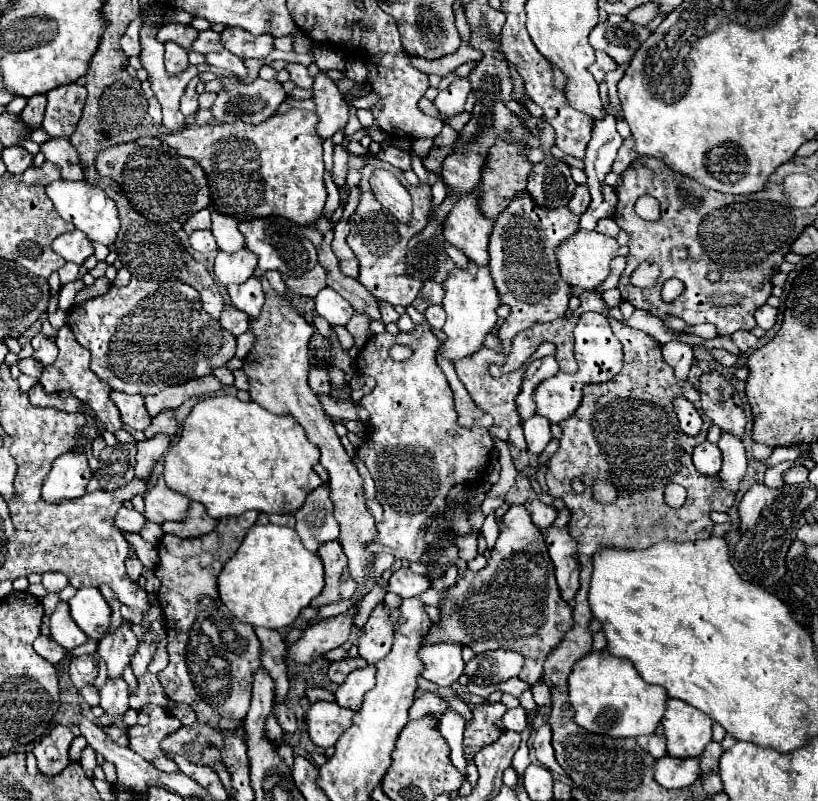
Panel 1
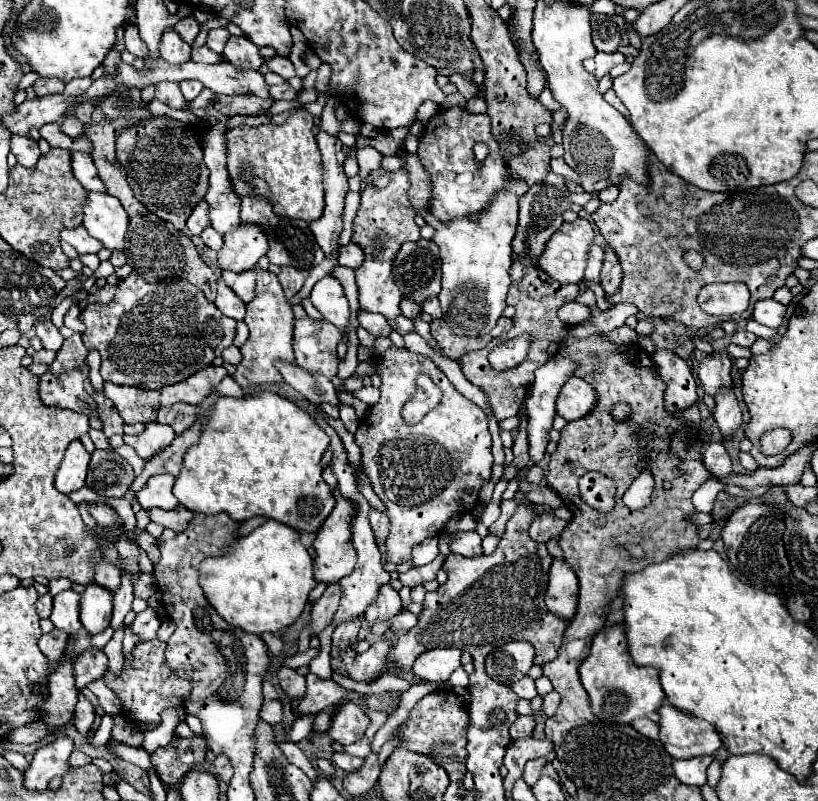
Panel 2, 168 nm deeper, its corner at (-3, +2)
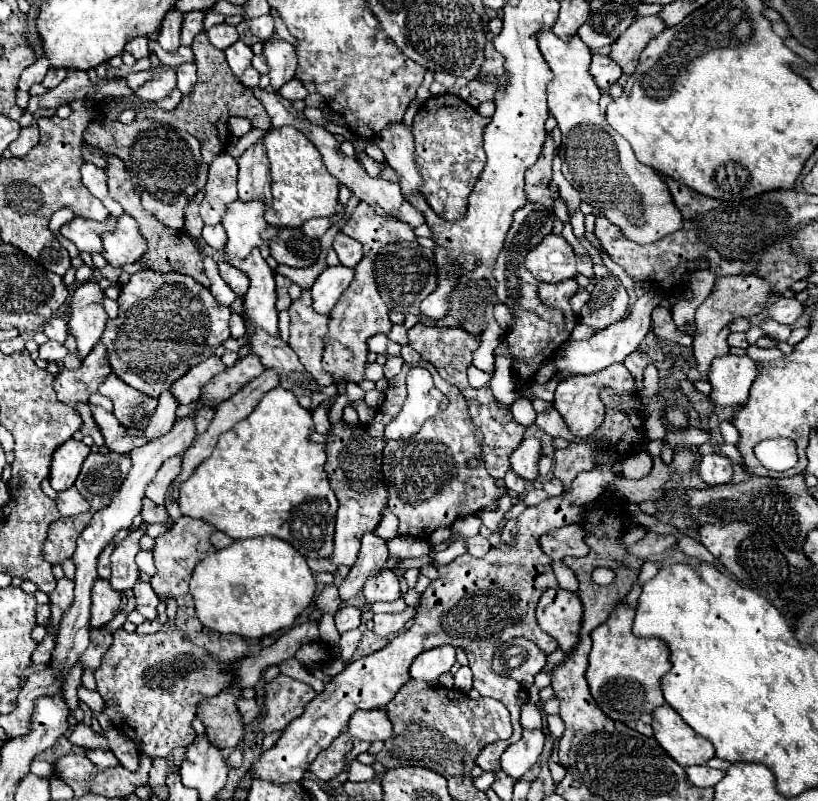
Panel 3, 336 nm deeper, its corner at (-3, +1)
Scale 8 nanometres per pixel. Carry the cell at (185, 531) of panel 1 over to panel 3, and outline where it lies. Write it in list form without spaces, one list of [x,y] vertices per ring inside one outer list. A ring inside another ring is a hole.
[[[147,497],[143,499],[143,509],[141,509],[141,517],[145,523],[163,523],[163,525],[171,525],[173,519],[167,513],[165,505],[155,505],[153,501],[147,501]]]

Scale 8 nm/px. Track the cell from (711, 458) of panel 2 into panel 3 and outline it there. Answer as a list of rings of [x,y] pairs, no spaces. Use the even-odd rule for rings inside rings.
[[[707,453],[707,455],[701,457],[699,475],[709,485],[721,485],[721,483],[729,483],[731,481],[733,467],[731,467],[731,461],[725,455]]]

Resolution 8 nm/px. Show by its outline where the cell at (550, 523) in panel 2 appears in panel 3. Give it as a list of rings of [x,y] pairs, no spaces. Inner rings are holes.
[[[579,523],[565,525],[543,537],[539,537],[539,547],[553,559],[561,561],[563,557],[583,557],[589,553],[589,547],[583,541],[583,529]]]

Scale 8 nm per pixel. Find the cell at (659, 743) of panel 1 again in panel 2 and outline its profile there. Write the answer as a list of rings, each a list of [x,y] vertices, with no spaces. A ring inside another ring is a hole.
[[[637,718],[635,722],[631,722],[631,726],[643,736],[647,736],[651,740],[659,740],[659,724],[657,722],[651,722],[649,718]]]

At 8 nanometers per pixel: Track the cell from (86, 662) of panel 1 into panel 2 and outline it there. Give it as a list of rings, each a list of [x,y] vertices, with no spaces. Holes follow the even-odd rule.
[[[87,648],[75,658],[75,680],[77,688],[85,688],[89,682],[103,678],[103,672],[107,670],[107,656],[103,650]]]

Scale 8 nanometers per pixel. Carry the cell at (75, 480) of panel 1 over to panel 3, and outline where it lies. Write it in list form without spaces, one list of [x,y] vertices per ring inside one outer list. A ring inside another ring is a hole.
[[[75,439],[65,441],[65,445],[61,445],[55,451],[51,461],[51,473],[49,473],[51,487],[55,491],[67,491],[69,487],[73,487],[79,469],[89,453],[91,447],[87,447],[83,441],[75,441]]]

